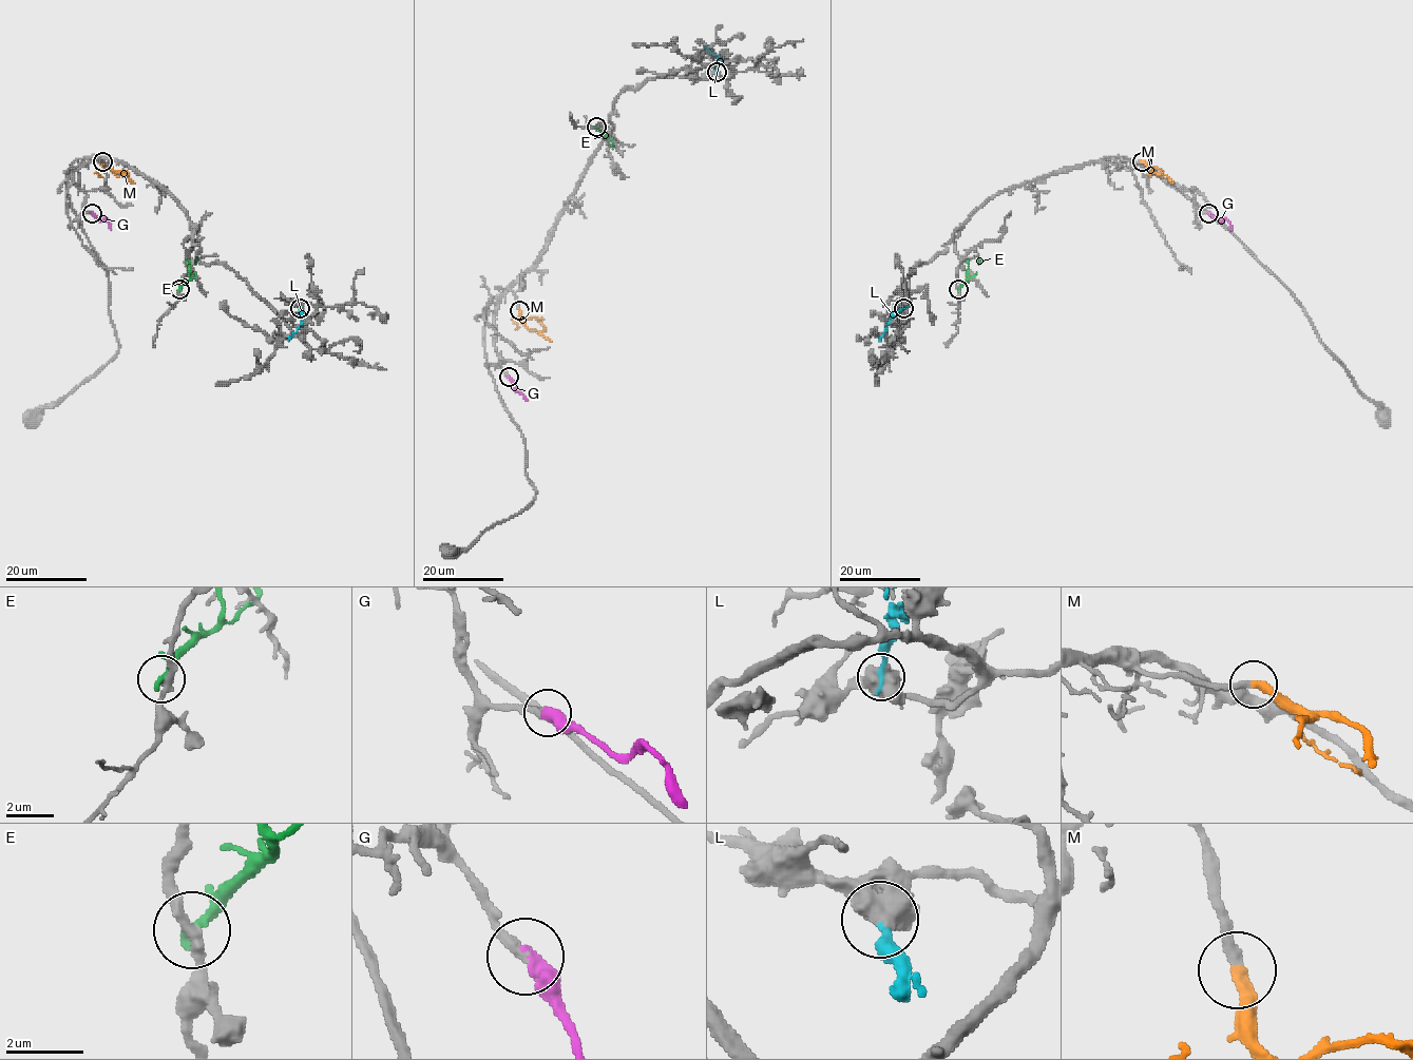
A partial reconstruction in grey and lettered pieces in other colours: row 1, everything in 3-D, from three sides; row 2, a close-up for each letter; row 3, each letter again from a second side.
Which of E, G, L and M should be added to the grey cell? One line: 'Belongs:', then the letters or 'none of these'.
Belongs: G, M

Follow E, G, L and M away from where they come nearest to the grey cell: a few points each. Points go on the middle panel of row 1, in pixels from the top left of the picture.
E: (595, 127), (608, 136), (614, 147)
G: (509, 377), (528, 401)
L: (717, 72), (719, 57), (705, 46)
M: (518, 310), (527, 326), (551, 341)

